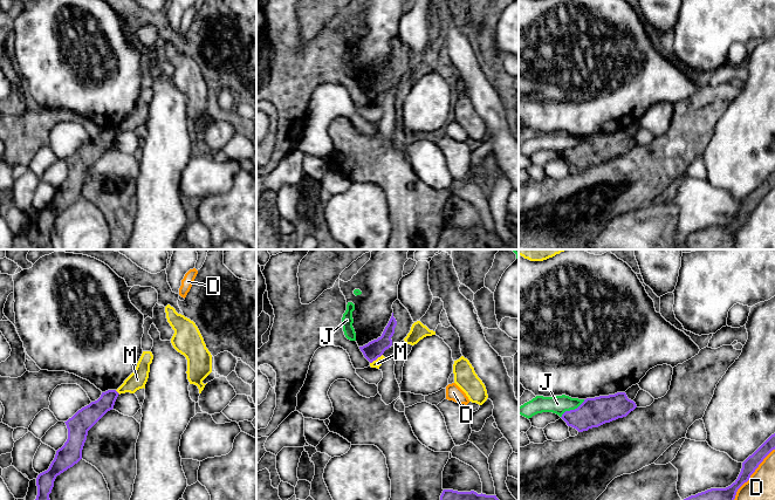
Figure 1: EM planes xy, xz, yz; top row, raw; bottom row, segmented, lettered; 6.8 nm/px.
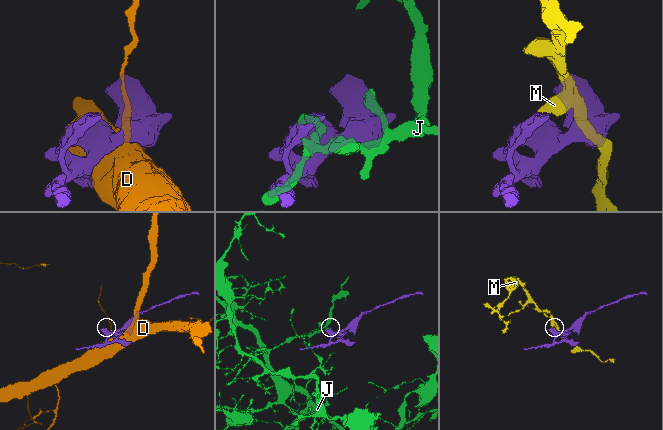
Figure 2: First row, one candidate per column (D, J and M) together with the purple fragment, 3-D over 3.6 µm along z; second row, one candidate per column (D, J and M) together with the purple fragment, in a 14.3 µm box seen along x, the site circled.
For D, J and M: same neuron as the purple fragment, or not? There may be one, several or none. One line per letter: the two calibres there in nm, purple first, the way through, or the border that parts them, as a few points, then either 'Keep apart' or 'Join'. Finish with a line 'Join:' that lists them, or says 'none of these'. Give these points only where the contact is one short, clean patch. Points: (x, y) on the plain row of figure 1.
D: Thickness 200 nm (purple) against 280 nm. Keep apart
J: Thickness 200 nm (purple) against 130 nm. Boundary: yz (584, 137), (576, 145), (567, 148), (561, 155). Keep apart
M: Thickness 120 nm (purple) against 60 nm. Boundary: xz (382, 91), (370, 101). Keep apart
Join: none of these

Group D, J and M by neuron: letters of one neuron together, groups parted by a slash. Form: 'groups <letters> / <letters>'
groups D / J / M

